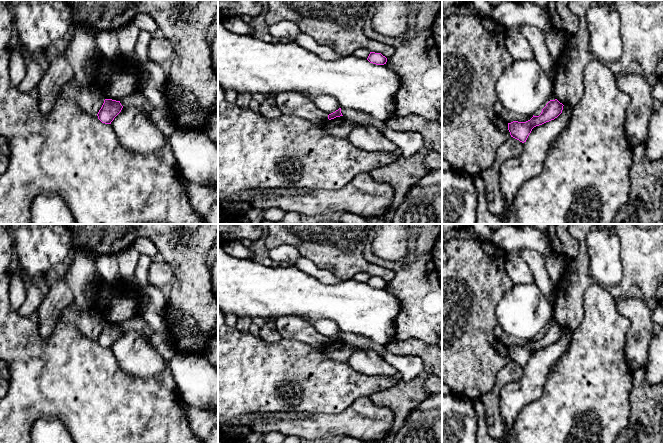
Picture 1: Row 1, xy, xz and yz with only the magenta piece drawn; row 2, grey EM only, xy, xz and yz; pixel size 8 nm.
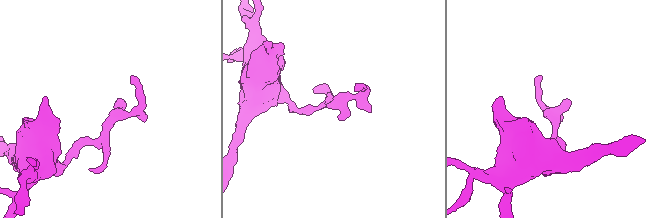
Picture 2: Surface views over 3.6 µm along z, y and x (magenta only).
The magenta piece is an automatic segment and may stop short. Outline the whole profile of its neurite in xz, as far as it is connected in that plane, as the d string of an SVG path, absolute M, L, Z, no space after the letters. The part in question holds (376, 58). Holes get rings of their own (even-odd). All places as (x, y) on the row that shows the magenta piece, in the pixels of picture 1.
M370 52L367 60L370 63L376 65L384 65L387 62L387 58L385 56L383 56L381 53L375 53L375 52Z

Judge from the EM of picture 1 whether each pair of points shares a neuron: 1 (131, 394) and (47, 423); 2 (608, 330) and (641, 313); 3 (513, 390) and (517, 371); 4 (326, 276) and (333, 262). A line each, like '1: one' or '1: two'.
1: two
2: two
3: two
4: two

